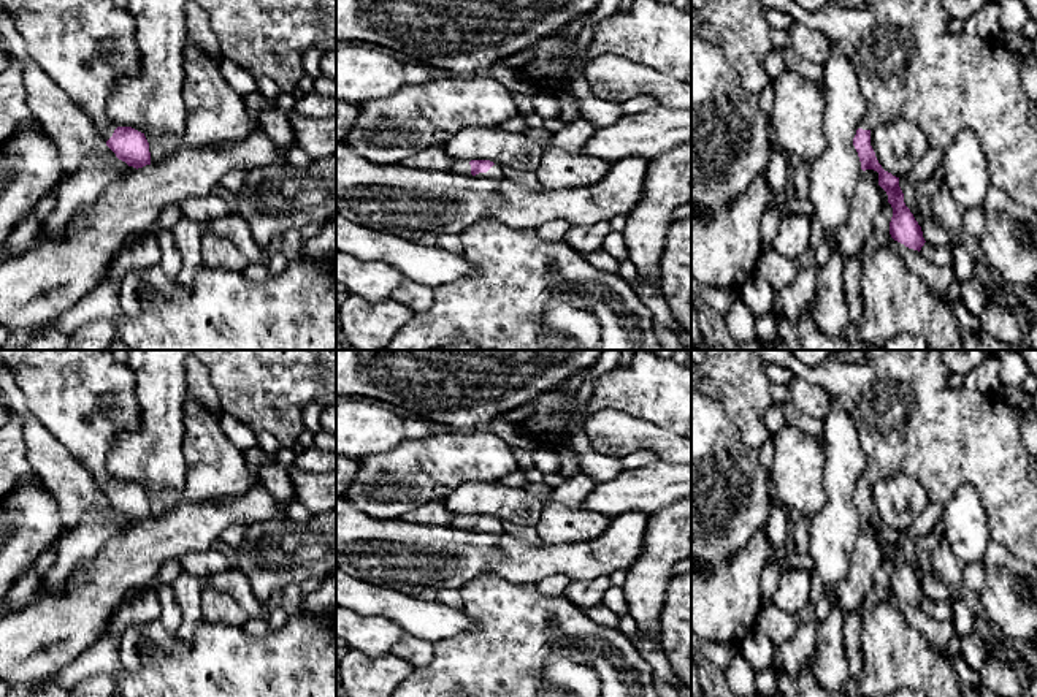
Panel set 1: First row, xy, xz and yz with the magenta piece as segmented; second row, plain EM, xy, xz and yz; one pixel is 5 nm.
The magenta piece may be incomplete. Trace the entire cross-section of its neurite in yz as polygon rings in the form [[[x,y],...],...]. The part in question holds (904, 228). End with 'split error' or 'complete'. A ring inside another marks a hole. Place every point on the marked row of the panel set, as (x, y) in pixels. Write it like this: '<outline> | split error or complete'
[[[794,0],[761,2],[767,8],[786,13],[794,22],[802,22],[809,29],[834,40],[855,70],[866,112],[858,125],[853,146],[858,152],[861,169],[878,173],[878,185],[886,192],[888,203],[893,208],[890,234],[894,241],[918,252],[926,242],[921,227],[904,203],[899,177],[882,168],[871,146],[871,131],[893,119],[915,122],[926,133],[929,144],[942,150],[950,147],[961,130],[970,128],[982,141],[991,184],[1037,212],[1037,116],[1032,100],[1023,87],[1021,62],[1016,52],[1005,48],[999,40],[964,32],[951,33],[948,30],[951,17],[943,8],[942,0],[864,0],[856,8],[839,8],[829,3],[817,11],[807,11]]] | split error

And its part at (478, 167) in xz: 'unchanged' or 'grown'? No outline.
grown

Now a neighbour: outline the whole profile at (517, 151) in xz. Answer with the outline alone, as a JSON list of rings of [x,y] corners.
[[[499,127],[460,130],[442,146],[453,160],[490,160],[522,171],[534,171],[544,154],[544,147],[525,133],[512,133]]]

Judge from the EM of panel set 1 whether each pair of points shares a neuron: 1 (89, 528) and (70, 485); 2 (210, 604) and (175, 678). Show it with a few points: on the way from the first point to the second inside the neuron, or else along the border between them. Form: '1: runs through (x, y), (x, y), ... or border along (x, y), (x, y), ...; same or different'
1: border along (108, 502), (91, 506), (83, 518), (62, 534); different
2: border along (203, 617), (211, 621), (240, 626); different

